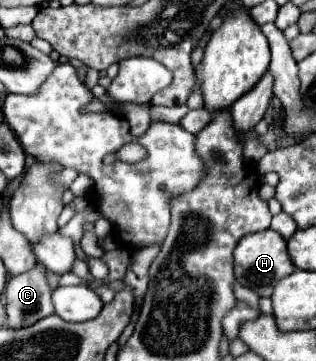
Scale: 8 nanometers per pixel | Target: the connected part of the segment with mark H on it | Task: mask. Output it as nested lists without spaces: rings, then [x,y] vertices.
[[[264,229],[258,233],[250,233],[244,239],[238,241],[234,249],[234,275],[236,281],[240,281],[244,287],[256,291],[260,297],[270,297],[272,287],[286,275],[294,273],[296,267],[290,261],[288,249],[286,249],[286,239],[282,239],[280,233],[274,229]]]

